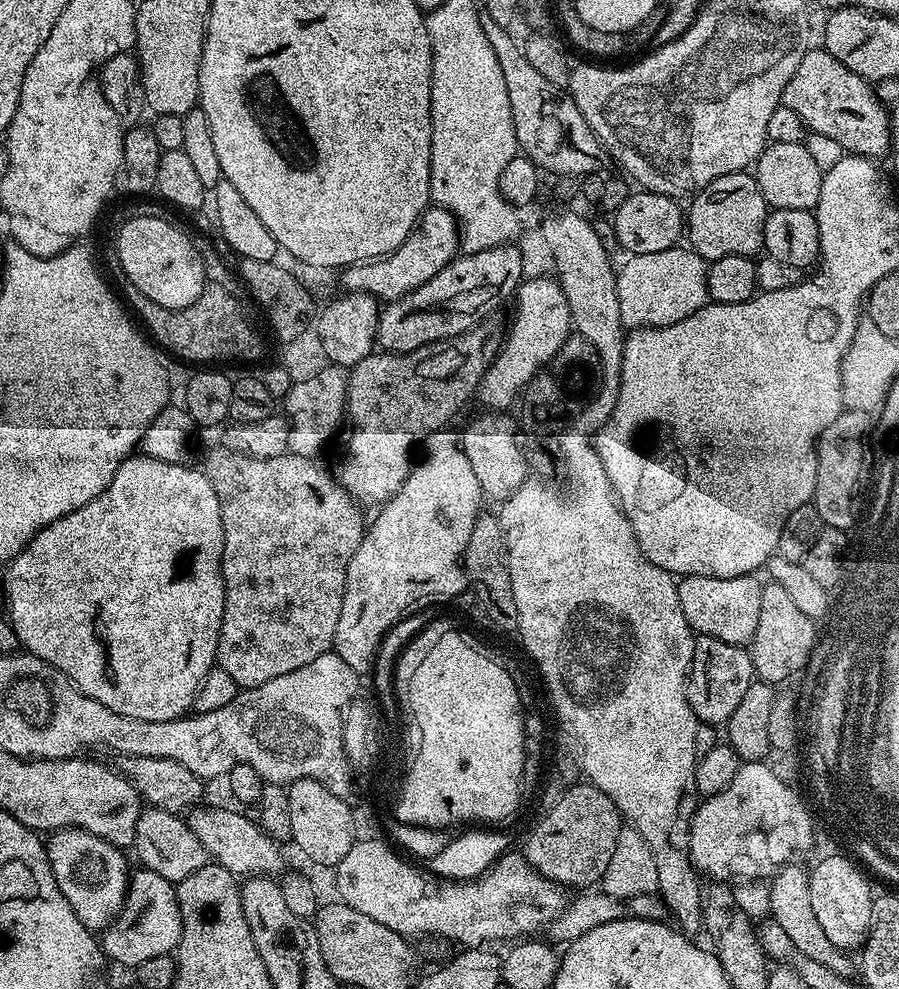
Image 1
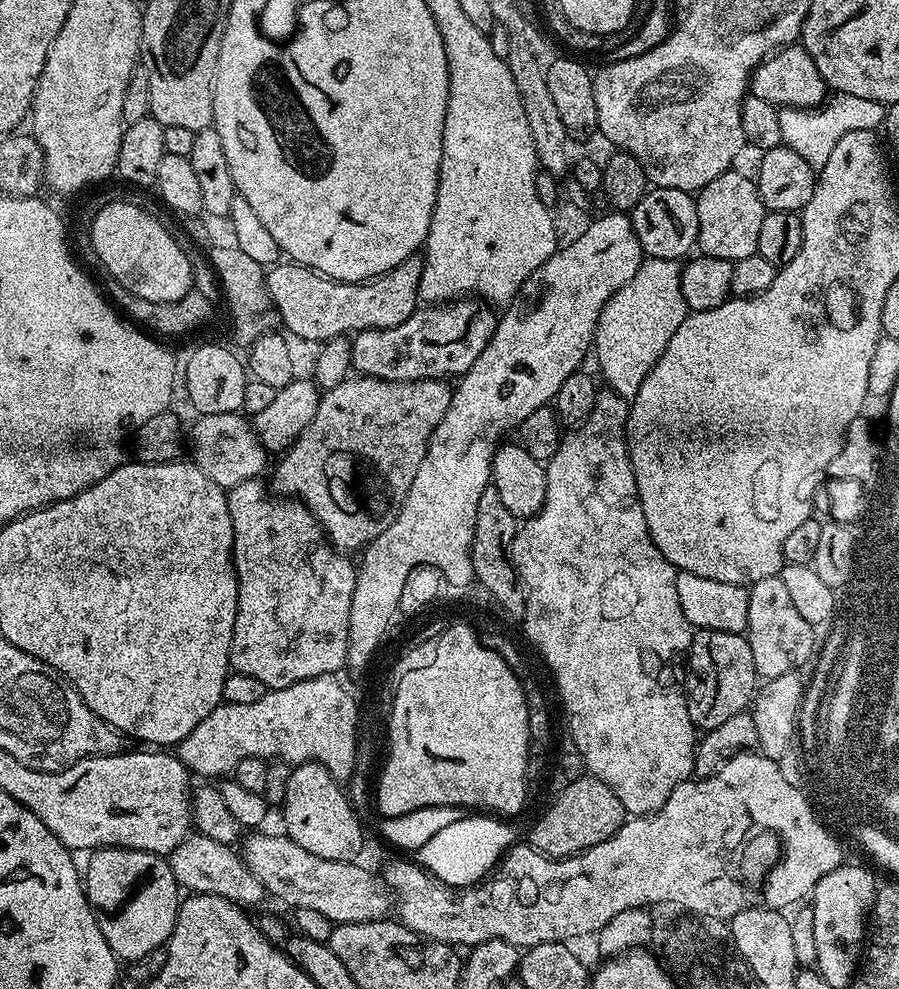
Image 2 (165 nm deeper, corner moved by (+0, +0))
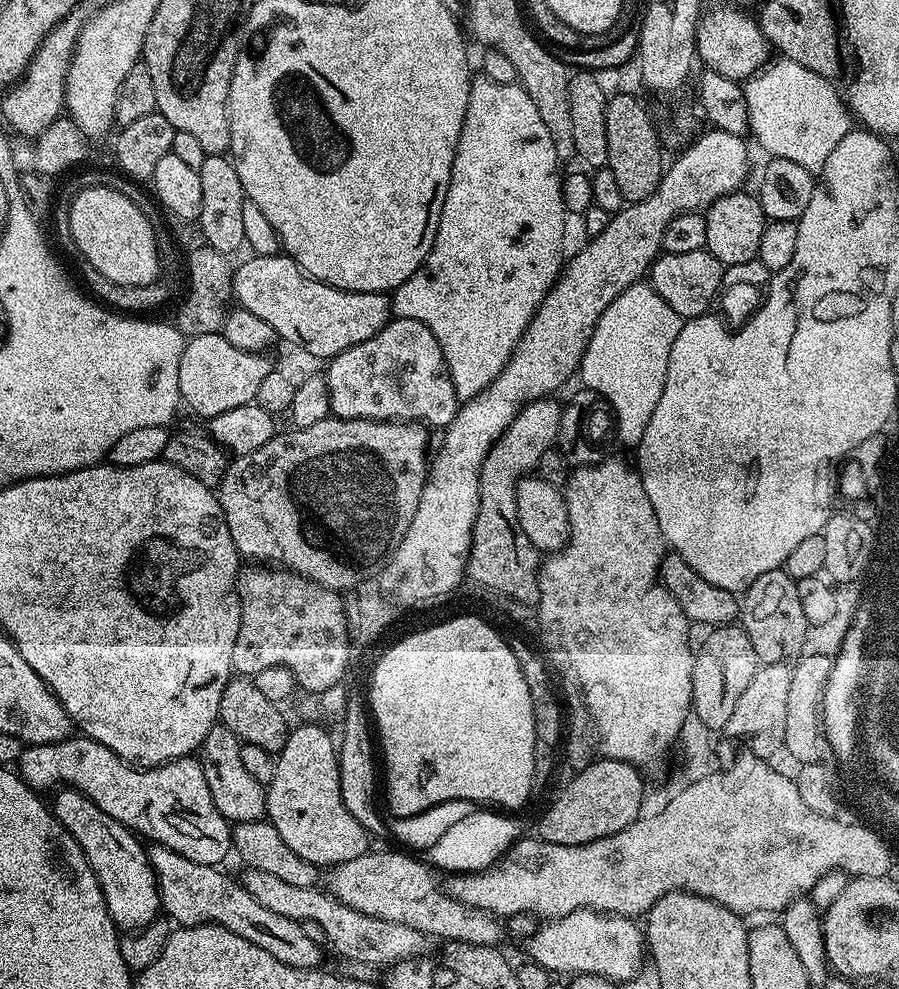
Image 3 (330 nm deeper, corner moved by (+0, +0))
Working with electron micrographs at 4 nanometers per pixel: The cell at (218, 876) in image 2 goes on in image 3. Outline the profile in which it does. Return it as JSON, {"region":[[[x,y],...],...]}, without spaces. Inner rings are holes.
{"region":[[[248,868],[242,876],[245,890],[266,910],[274,910],[274,914],[282,914],[282,918],[291,920],[313,920],[322,925],[328,944],[344,960],[352,964],[384,964],[391,966],[397,960],[415,960],[423,957],[425,933],[414,930],[405,924],[388,922],[382,918],[374,918],[370,914],[362,914],[362,910],[354,910],[341,900],[336,900],[323,887],[307,888],[294,886],[290,882],[282,882],[275,874],[266,874],[266,870]]]}

